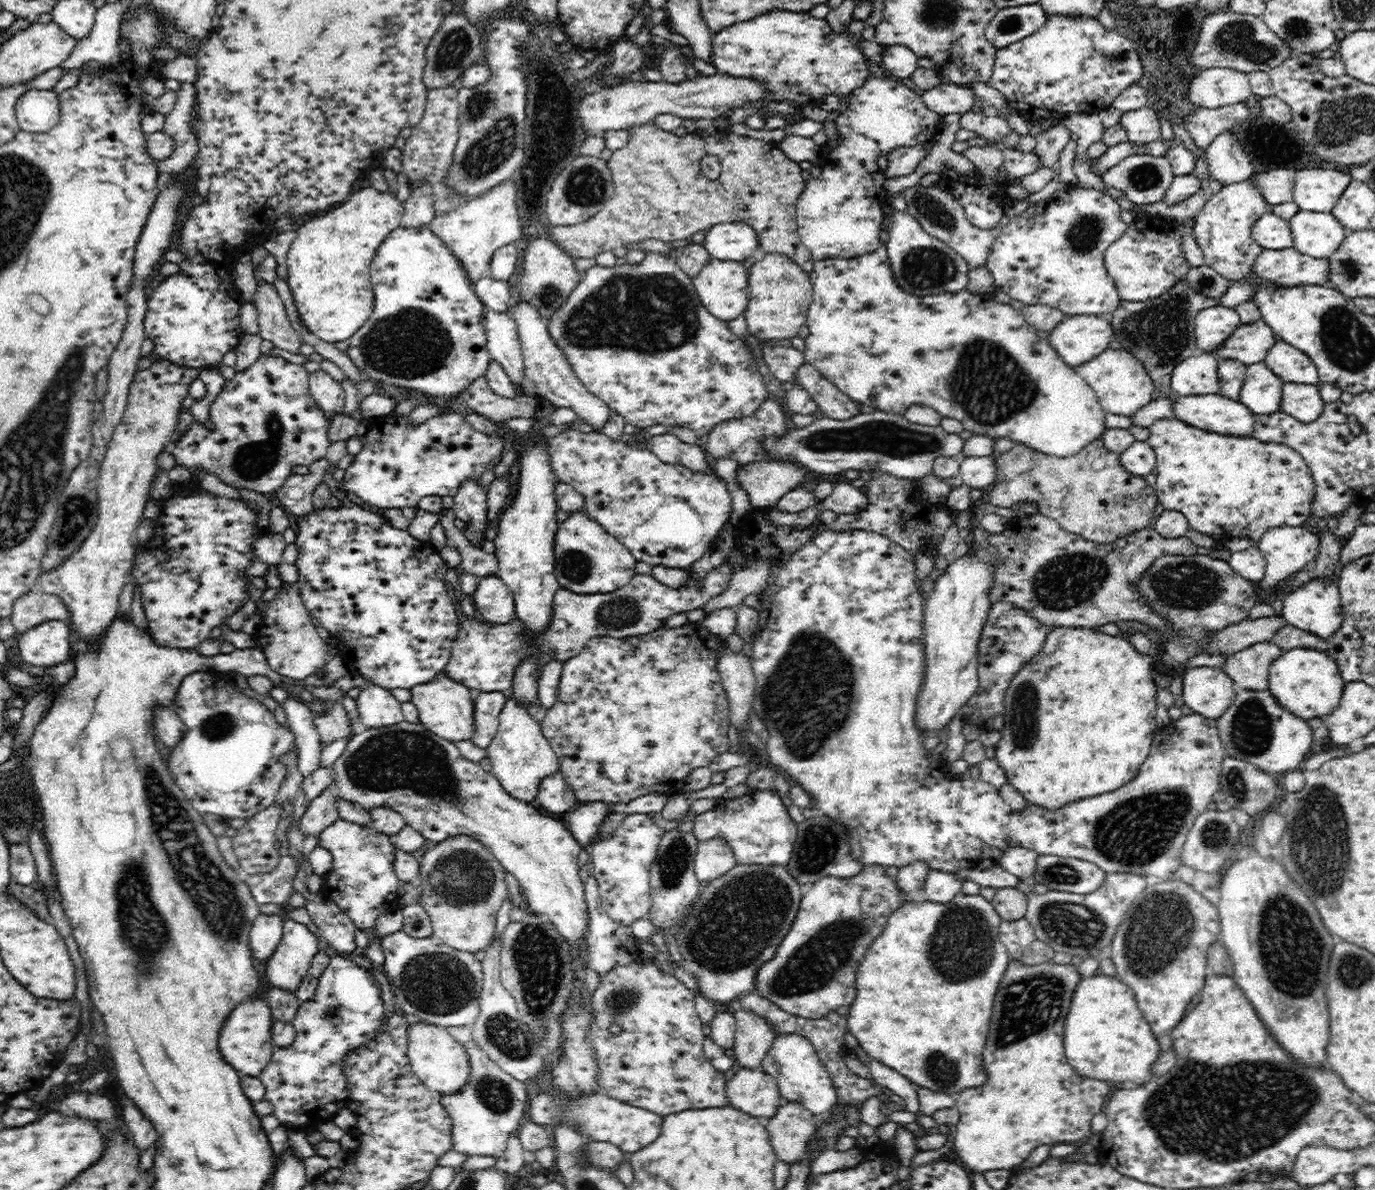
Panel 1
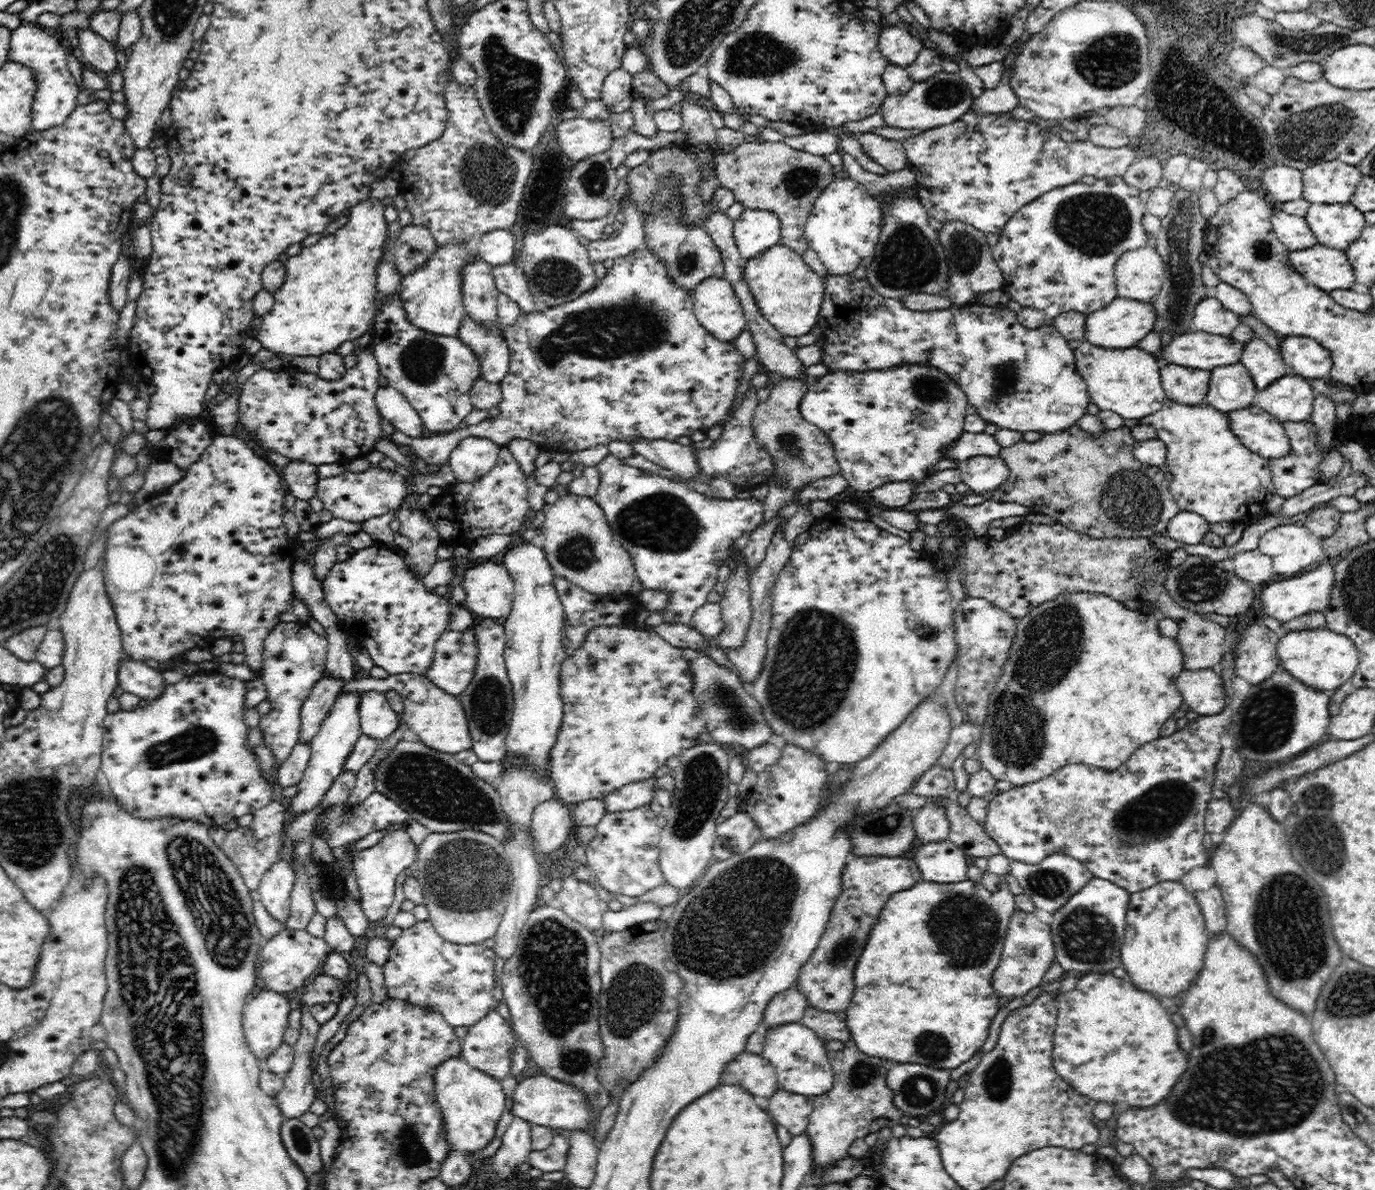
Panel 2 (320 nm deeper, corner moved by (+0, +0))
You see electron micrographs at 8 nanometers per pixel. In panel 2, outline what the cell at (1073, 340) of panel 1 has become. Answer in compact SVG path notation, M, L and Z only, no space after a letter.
M1117 297L1109 306L1091 312L1086 318L1084 341L1107 349L1136 347L1155 328L1156 309L1151 303Z

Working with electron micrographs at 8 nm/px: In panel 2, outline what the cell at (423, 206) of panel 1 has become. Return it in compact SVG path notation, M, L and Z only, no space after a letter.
M408 224L401 228L391 258L400 277L404 278L420 269L436 252L437 242L425 226Z

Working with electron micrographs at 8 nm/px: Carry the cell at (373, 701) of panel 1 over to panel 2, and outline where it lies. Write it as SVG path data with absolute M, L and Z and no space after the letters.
M377 690L361 694L358 710L362 734L374 741L384 741L401 723L399 713L390 706L385 693Z

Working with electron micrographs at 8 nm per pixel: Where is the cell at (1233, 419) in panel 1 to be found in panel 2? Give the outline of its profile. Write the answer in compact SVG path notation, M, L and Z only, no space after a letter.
M1258 406L1228 412L1228 421L1242 444L1261 457L1284 458L1292 450L1283 424Z

